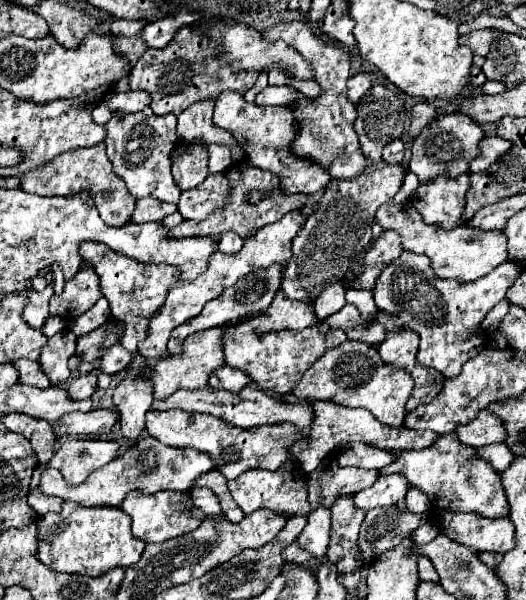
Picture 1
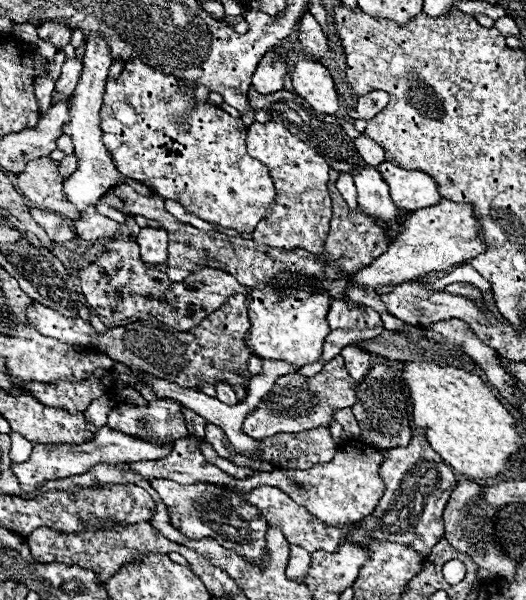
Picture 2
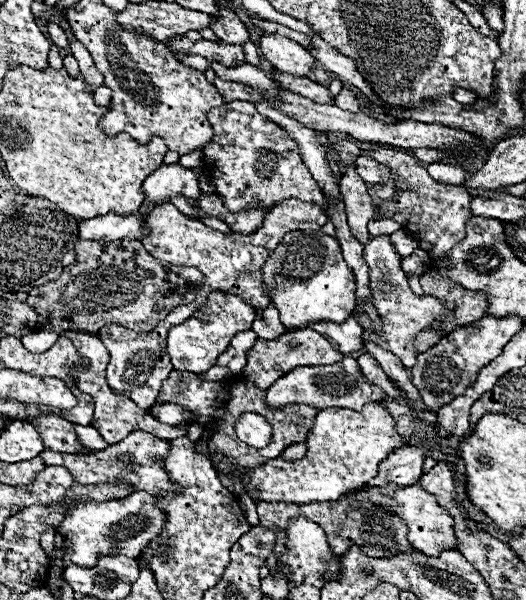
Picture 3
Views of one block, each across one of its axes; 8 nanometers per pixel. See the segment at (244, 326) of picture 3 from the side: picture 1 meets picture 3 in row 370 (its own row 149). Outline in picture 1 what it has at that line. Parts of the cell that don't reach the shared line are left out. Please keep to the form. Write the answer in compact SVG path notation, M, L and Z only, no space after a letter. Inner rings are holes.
M188 144L171 166L172 176L180 190L198 186L208 174L208 150L198 144Z

